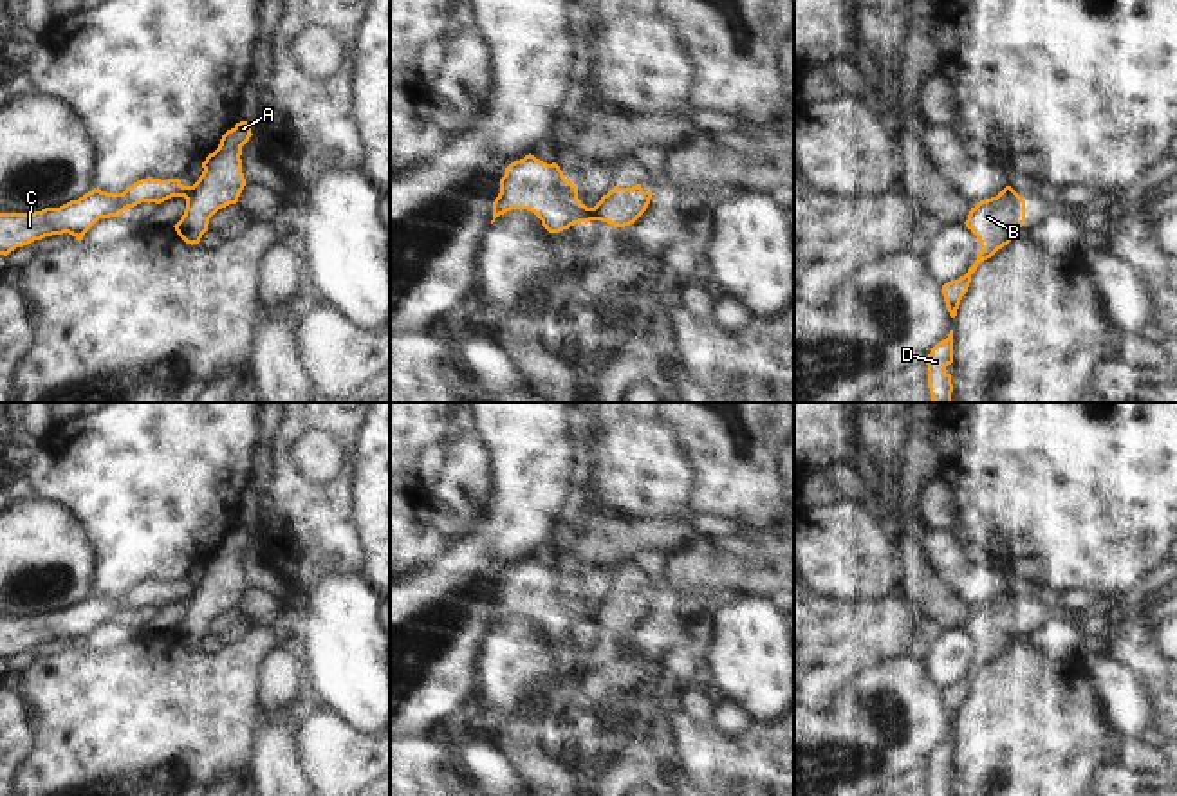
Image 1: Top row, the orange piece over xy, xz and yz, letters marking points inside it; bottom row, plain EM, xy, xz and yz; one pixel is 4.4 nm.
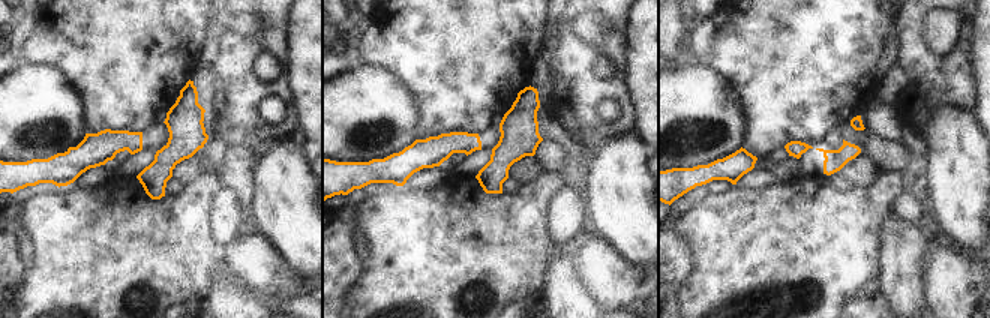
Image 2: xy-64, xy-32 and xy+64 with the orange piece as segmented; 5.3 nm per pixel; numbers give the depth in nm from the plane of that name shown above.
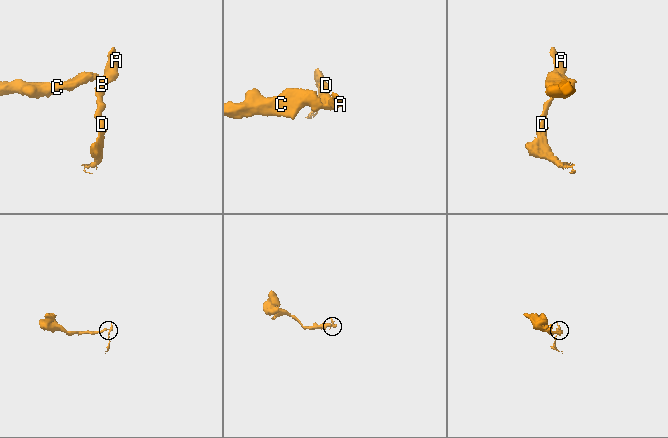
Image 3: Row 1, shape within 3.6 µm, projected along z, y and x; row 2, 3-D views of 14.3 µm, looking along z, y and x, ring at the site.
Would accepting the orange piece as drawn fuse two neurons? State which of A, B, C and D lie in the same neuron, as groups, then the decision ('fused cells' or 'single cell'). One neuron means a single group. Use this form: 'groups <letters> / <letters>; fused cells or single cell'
groups A B D / C; fused cells

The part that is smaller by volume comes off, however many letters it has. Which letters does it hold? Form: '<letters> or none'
A, B, D

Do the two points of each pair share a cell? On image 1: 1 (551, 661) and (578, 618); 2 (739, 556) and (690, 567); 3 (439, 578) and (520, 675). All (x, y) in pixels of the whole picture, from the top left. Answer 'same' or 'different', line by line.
1: different
2: same
3: different

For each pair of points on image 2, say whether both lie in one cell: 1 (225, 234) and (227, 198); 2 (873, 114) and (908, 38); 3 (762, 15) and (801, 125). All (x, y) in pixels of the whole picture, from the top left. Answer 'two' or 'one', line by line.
1: one
2: two
3: one

